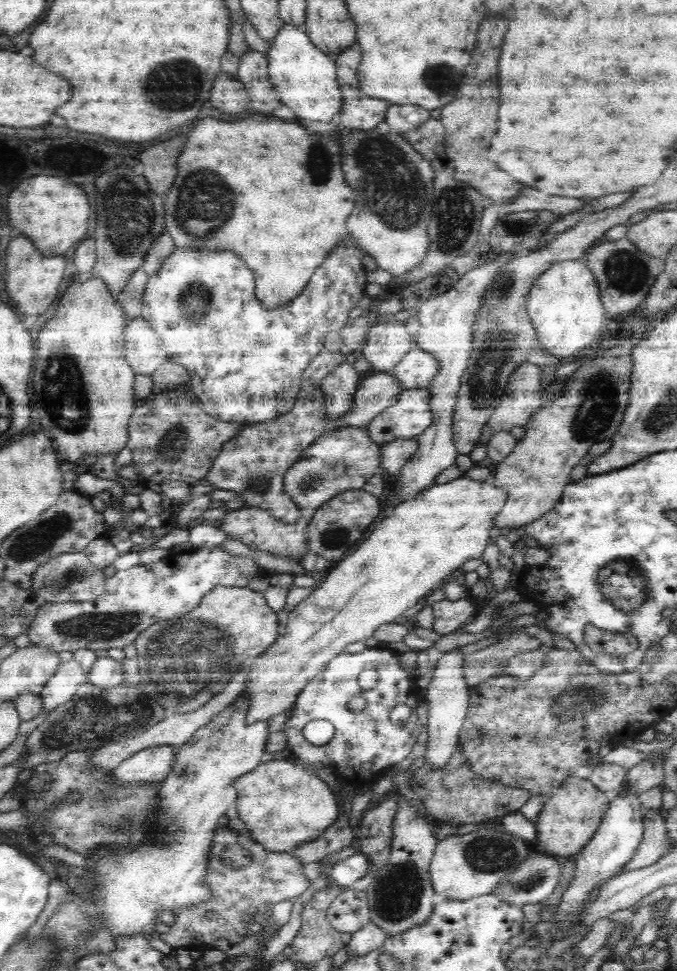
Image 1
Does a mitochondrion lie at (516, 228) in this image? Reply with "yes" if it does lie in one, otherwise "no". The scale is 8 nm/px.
yes

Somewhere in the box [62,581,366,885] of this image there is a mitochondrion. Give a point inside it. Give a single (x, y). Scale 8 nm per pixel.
(182, 657)

